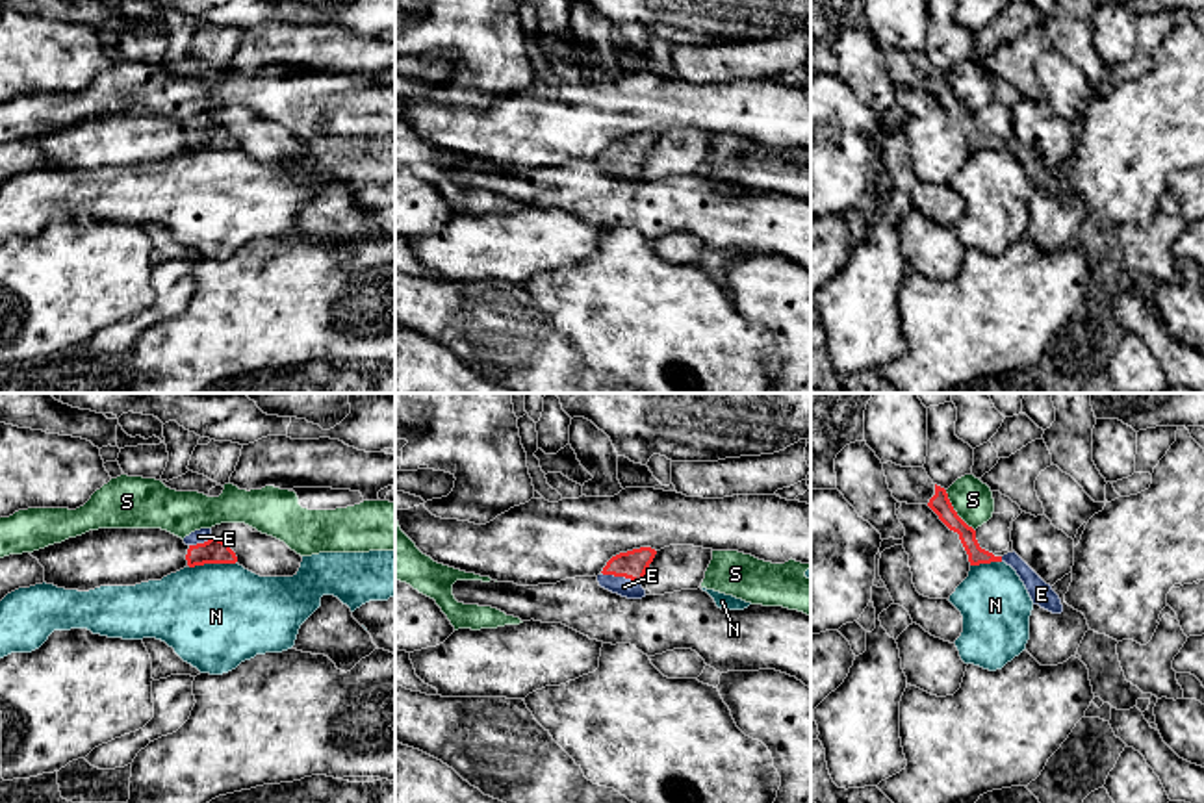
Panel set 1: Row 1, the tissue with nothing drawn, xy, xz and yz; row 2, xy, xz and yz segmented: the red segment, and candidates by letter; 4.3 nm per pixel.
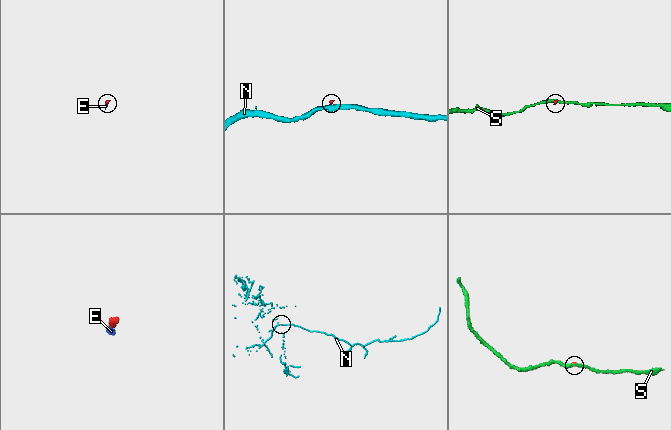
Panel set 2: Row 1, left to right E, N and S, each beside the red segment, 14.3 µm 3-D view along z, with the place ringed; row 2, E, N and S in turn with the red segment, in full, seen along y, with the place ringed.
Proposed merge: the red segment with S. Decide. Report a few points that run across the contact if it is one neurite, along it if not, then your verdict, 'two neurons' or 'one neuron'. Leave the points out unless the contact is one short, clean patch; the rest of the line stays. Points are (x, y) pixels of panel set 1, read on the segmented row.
line yz (945, 490), (952, 509), (974, 531); two neurons

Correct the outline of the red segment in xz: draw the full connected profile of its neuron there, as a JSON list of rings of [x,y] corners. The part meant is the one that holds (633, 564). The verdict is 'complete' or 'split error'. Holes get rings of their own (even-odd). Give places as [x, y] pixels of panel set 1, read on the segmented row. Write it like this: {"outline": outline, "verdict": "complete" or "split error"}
{"outline": [[[640,547],[612,556],[597,575],[599,586],[627,599],[646,597],[642,582],[655,554],[655,549]]], "verdict": "split error"}

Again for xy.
{"outline": [[[200,529],[184,538],[189,547],[186,560],[189,567],[204,564],[236,564],[237,556],[230,545],[211,536],[211,529]]], "verdict": "split error"}

